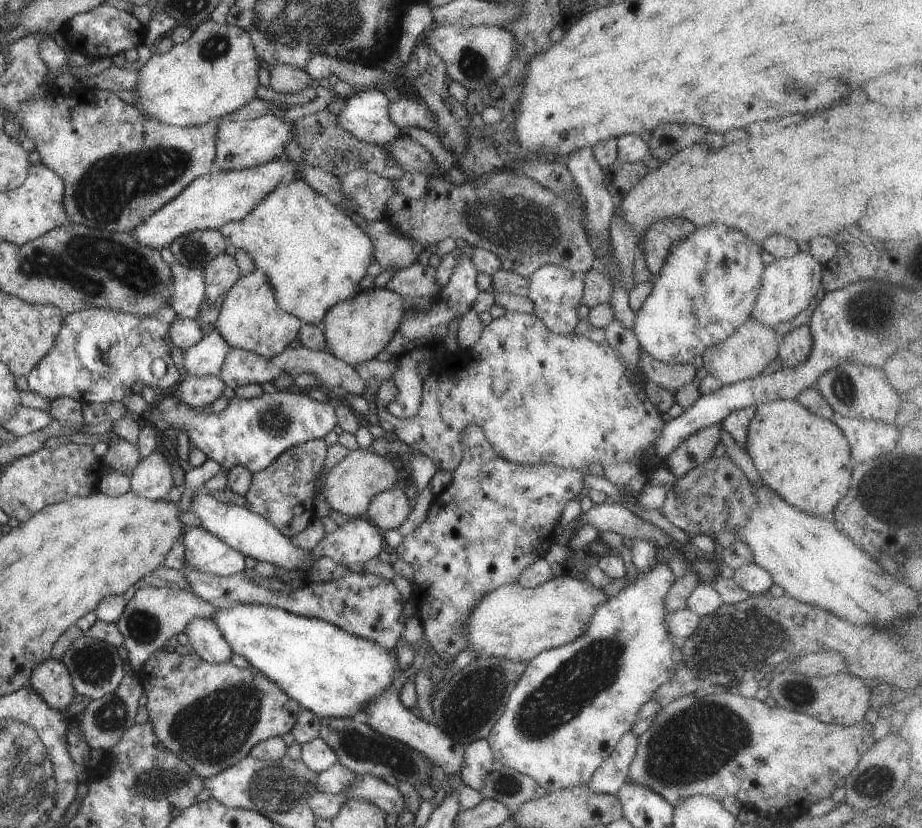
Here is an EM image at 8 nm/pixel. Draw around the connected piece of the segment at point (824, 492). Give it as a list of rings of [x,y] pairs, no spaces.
[[[797,399],[759,404],[747,440],[746,449],[762,482],[798,510],[824,516],[849,491],[854,465],[850,442],[834,420],[812,414]]]

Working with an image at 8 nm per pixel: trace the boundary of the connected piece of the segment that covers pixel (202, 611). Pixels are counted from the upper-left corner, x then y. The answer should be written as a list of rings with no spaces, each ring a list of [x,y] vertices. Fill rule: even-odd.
[[[176,586],[139,588],[130,601],[127,601],[124,612],[115,622],[124,636],[124,646],[129,653],[130,665],[128,669],[133,672],[140,670],[152,652],[163,649],[172,636],[184,633],[190,620],[194,620],[194,618],[211,619],[216,612],[218,609],[202,600],[196,593],[180,590]]]

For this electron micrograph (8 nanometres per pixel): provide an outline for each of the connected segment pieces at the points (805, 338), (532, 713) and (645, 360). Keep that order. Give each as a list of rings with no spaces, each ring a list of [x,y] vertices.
[[[802,324],[802,326],[790,330],[788,334],[779,336],[778,348],[777,360],[782,362],[782,368],[788,370],[788,368],[804,364],[808,360],[813,348],[813,336],[809,324]]]
[[[668,563],[654,566],[648,574],[626,584],[616,596],[598,604],[584,632],[574,642],[545,650],[529,660],[508,696],[504,712],[485,738],[494,758],[534,778],[537,786],[548,793],[589,783],[594,772],[612,754],[618,740],[631,730],[640,707],[654,699],[654,692],[677,675],[672,656],[674,644],[665,623],[664,607],[664,598],[675,580]]]
[[[645,351],[640,354],[639,366],[646,381],[651,380],[672,393],[683,384],[692,382],[697,371],[692,363],[669,365],[652,358]]]

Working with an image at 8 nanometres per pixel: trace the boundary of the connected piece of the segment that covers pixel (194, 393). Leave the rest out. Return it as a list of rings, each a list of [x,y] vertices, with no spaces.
[[[189,375],[184,381],[178,384],[176,395],[178,400],[192,408],[206,408],[211,406],[212,402],[222,396],[225,384],[217,376]]]

